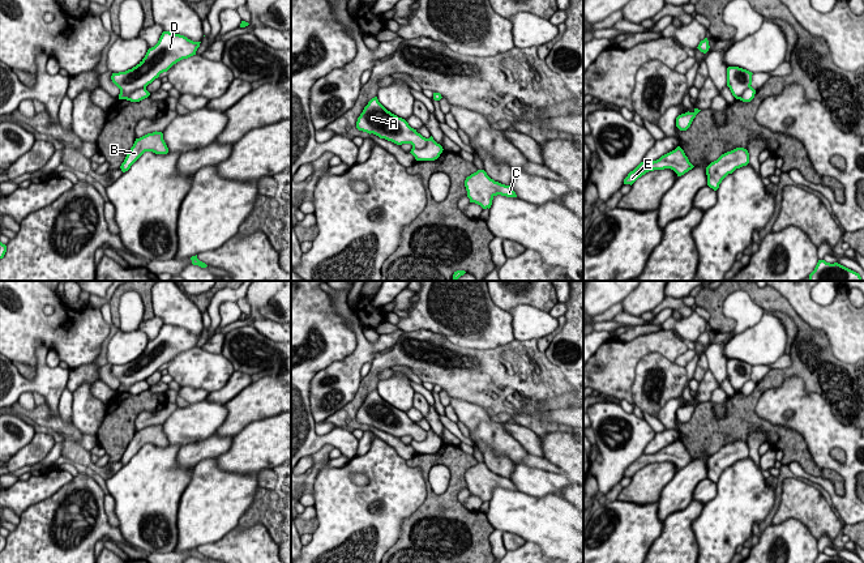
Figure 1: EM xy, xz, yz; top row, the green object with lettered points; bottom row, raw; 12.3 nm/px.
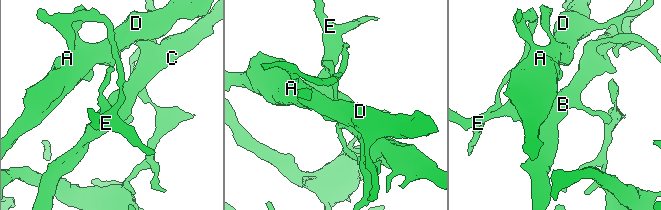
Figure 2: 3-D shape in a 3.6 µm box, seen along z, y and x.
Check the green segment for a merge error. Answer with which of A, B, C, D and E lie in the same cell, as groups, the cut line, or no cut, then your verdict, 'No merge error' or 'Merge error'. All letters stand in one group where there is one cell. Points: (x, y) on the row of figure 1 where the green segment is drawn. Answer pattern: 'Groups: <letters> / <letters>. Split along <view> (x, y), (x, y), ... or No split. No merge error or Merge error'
Groups: A D / B C E. Split along xy (145, 86), (137, 88), (128, 94), (120, 92). Merge error

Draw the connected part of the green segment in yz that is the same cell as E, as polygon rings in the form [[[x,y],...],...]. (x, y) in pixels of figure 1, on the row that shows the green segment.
[[[677,146],[675,150],[662,155],[656,161],[641,162],[633,171],[628,174],[628,176],[624,179],[624,184],[632,185],[638,178],[654,170],[671,169],[677,174],[677,176],[681,176],[693,167],[694,166],[689,162],[684,150]]]

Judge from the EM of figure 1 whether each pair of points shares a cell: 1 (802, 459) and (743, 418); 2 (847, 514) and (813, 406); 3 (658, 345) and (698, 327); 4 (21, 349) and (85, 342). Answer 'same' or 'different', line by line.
1: same
2: same
3: different
4: same

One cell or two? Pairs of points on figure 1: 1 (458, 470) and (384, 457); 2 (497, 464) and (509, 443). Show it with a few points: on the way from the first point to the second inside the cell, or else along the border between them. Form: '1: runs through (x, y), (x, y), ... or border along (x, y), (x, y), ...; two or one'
1: border along (406, 461), (420, 470), (424, 481); two
2: border along (475, 443), (486, 443), (513, 463); two

